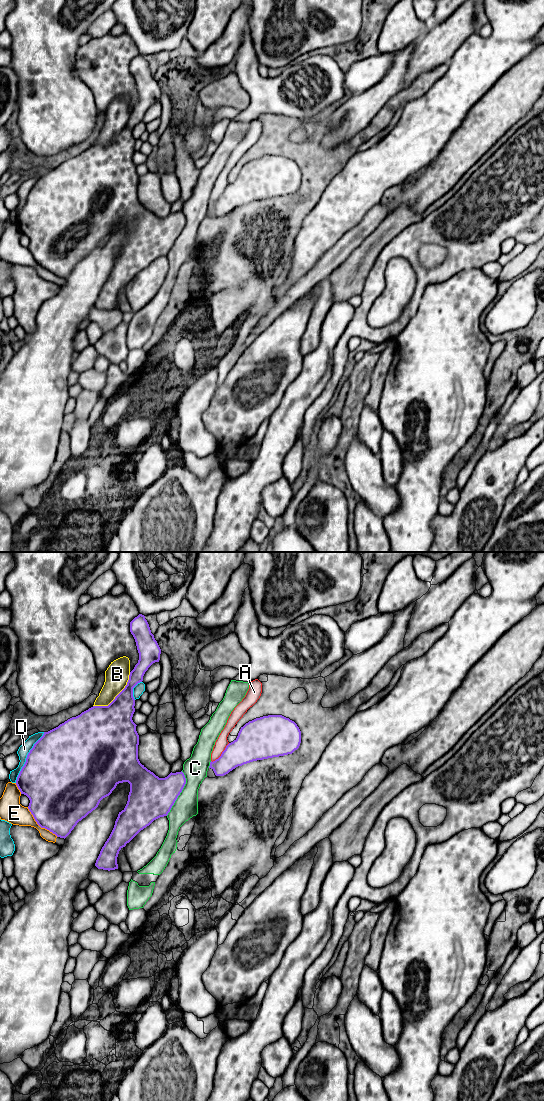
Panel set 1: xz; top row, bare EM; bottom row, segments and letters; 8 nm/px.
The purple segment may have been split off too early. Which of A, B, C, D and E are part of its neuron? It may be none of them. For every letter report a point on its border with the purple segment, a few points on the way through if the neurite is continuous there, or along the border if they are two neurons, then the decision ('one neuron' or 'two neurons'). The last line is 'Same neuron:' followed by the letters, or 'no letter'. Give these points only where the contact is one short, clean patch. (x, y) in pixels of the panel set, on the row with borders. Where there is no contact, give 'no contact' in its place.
A: xz (222, 753) | along xz (229, 743), (212, 762) | two neurons
B: xz (116, 696) | two neurons
C: xz (180, 792) | two neurons
D: xz (27, 757) | two neurons
E: xz (39, 825) | two neurons
Same neuron: no letter

